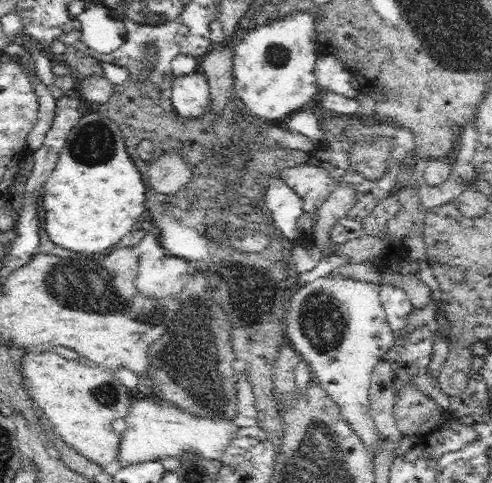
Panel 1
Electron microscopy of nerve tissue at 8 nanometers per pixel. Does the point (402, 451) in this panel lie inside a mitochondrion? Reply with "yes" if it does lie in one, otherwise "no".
no

